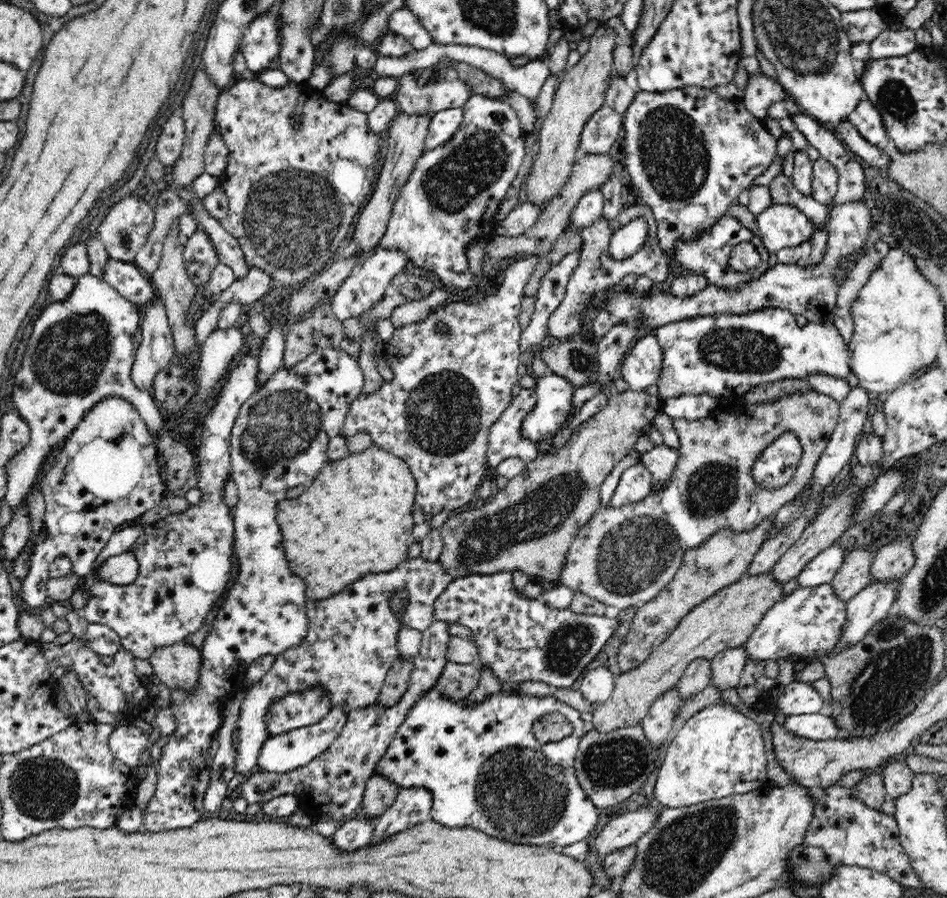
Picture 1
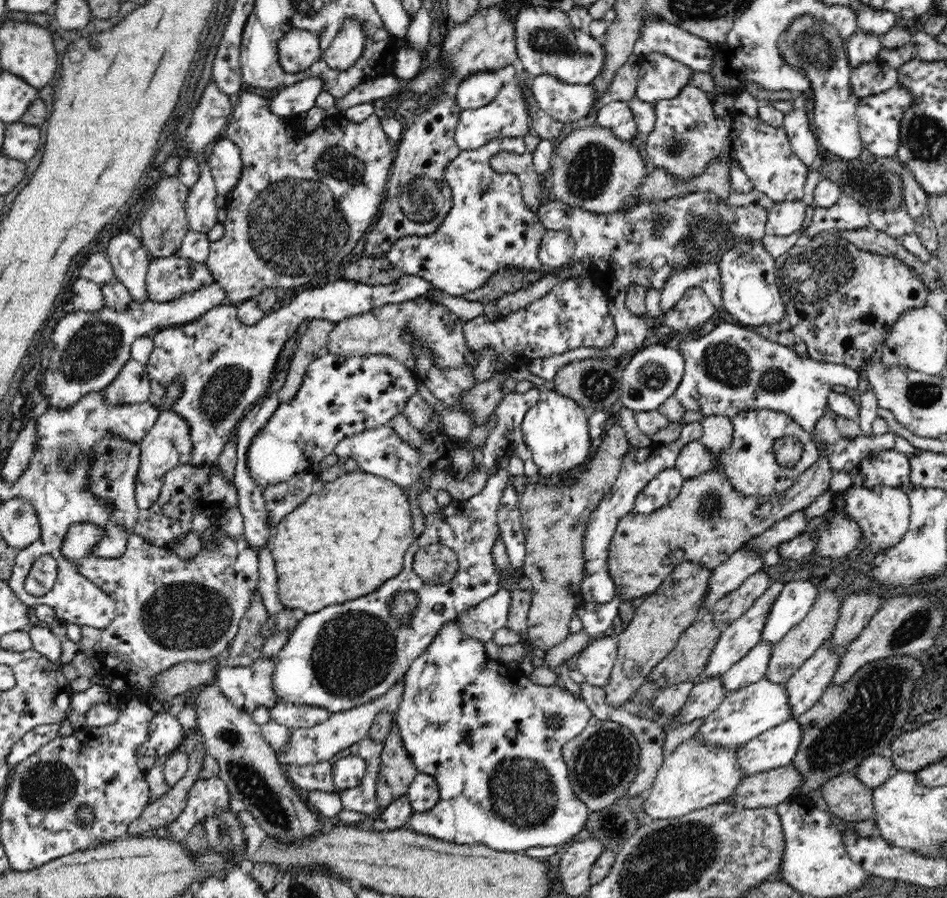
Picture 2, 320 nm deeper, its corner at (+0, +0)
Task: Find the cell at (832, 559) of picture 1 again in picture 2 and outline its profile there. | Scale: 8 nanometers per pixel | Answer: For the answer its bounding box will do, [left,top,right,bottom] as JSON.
[760,580,818,647]

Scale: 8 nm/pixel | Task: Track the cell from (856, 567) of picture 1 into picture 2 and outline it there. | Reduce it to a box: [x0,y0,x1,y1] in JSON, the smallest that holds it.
[765,591,840,684]

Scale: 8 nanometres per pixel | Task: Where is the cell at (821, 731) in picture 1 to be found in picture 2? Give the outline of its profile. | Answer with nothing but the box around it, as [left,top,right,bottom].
[736,720,802,778]

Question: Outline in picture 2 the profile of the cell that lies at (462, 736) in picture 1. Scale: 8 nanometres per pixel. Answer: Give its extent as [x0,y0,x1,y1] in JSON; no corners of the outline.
[394,608,594,852]

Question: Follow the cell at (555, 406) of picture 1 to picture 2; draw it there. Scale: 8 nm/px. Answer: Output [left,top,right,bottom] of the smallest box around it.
[521,389,597,478]

